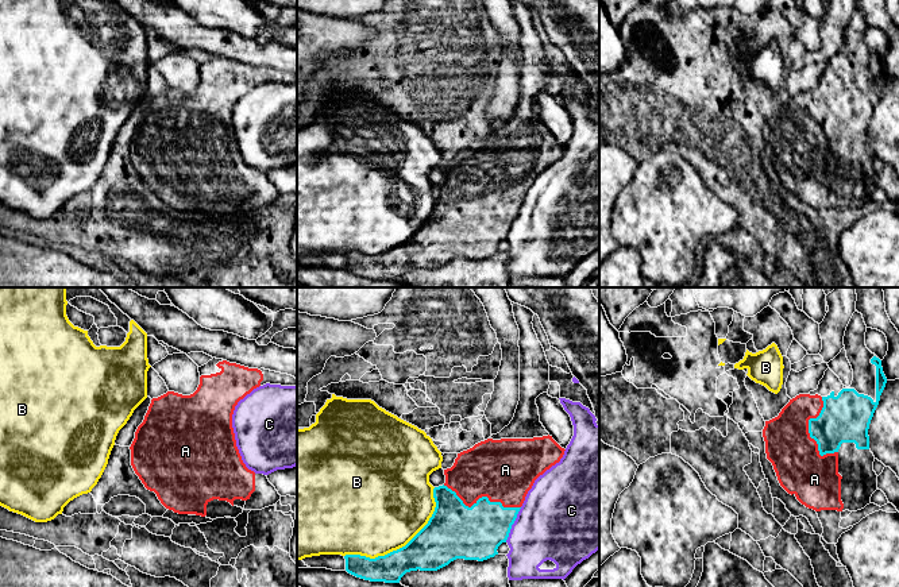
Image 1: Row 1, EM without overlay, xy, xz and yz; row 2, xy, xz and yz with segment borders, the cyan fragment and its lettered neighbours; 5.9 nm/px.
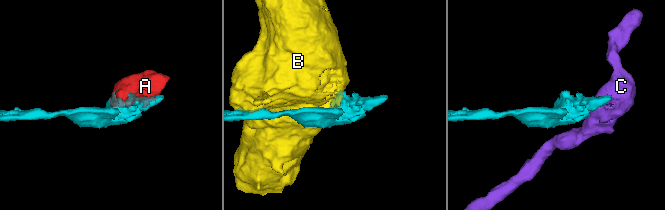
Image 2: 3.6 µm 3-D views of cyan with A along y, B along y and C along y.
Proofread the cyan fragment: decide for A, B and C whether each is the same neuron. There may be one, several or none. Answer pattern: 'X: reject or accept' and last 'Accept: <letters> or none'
A: accept
B: reject
C: reject
Accept: A

